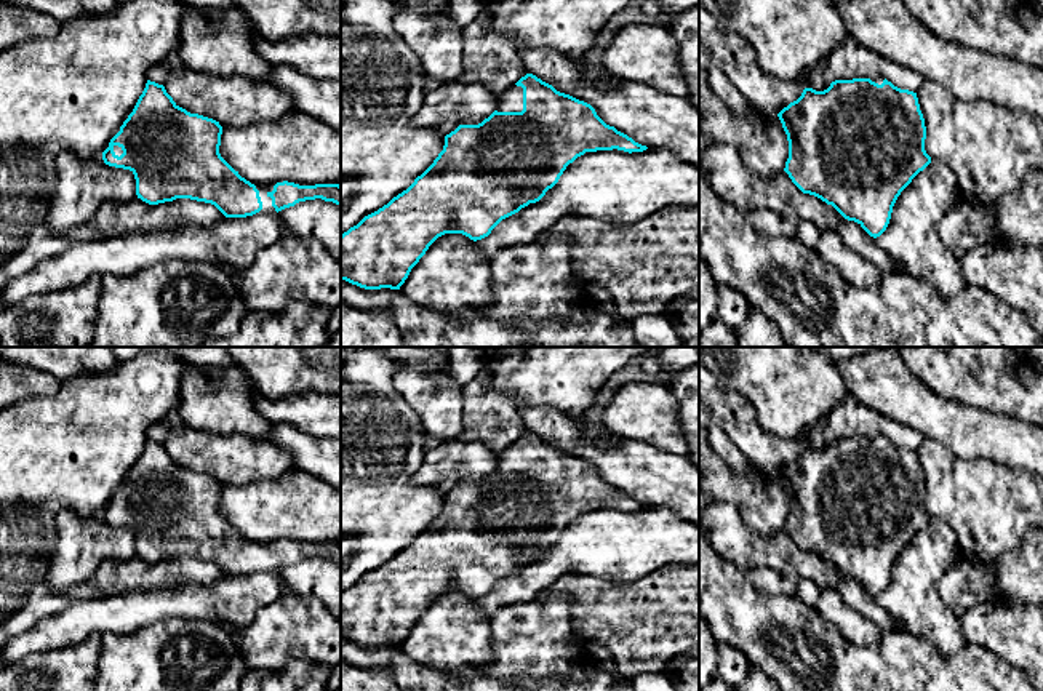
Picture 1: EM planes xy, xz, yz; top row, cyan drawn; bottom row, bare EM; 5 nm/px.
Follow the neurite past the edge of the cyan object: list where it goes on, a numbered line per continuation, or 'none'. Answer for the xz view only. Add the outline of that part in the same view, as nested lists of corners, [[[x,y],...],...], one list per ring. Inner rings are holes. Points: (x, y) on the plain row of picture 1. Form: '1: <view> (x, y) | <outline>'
1: xz (511, 458) | [[[510,445],[501,453],[498,453],[498,470],[522,470],[523,469],[523,446]]]

